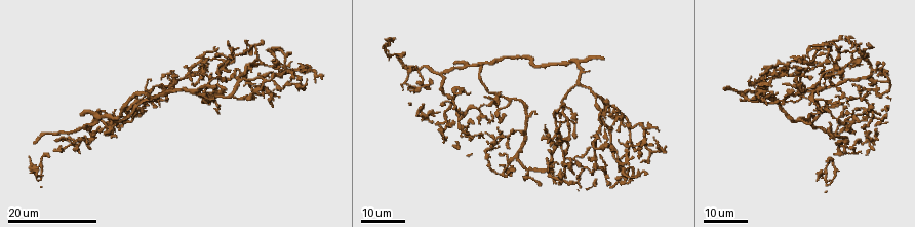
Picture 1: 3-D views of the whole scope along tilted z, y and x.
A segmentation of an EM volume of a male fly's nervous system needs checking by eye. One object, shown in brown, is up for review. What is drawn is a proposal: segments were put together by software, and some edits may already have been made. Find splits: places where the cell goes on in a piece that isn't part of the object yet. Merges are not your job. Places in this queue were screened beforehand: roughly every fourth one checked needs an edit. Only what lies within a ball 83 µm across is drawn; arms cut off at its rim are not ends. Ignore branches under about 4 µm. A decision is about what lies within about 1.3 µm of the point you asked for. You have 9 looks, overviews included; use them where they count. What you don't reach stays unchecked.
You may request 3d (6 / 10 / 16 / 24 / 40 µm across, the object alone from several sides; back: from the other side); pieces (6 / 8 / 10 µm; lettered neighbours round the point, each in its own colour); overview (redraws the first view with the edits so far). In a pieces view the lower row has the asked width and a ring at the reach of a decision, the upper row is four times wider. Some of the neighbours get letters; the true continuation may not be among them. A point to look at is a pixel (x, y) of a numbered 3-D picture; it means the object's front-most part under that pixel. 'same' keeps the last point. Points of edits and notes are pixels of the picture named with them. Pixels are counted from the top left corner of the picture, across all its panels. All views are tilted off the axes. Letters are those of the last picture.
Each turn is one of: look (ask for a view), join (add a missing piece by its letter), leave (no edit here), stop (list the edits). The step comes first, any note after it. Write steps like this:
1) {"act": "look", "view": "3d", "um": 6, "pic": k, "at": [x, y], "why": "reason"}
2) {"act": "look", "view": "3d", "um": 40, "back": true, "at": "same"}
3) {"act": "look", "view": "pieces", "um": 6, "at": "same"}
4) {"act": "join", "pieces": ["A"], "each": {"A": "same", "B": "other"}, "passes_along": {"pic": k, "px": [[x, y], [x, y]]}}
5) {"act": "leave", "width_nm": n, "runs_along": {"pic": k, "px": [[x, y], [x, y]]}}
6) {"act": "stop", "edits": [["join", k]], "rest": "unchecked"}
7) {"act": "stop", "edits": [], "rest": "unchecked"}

{"act": "look", "view": "3d", "um": 24, "pic": 1, "at": [219, 106], "why": "branch stops here"}

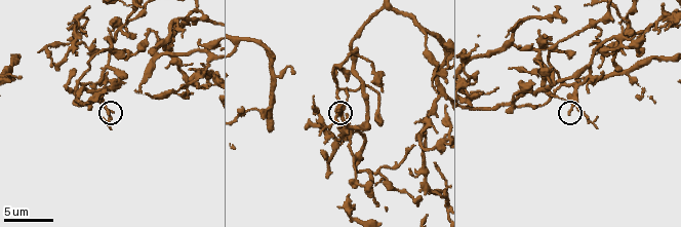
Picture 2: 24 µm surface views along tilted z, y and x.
{"act": "look", "view": "pieces", "um": 8, "pic": 2, "at": [568, 114], "why": "see the neighbours"}

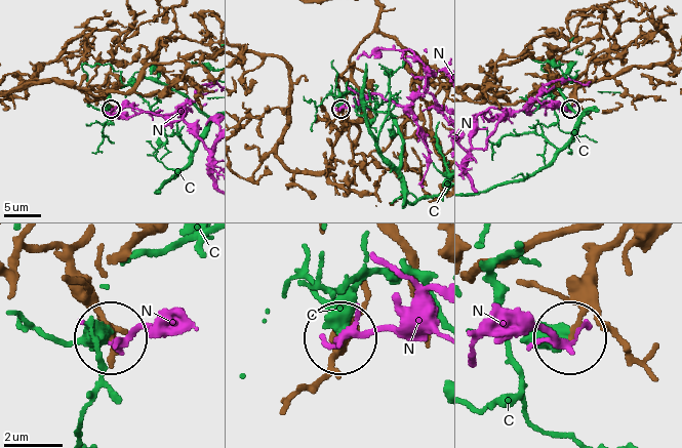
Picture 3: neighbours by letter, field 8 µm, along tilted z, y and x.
{"act": "leave", "each": {"C": "other", "N": "other"}, "runs_along": {"pic": 3, "px": [[587, 267], [582, 324], [572, 335]]}, "found": "none of them fits"}

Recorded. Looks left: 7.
{"act": "look", "view": "3d", "um": 10, "pic": 2, "at": [76, 69], "why": "an open end"}

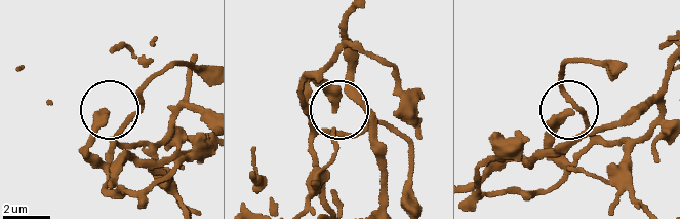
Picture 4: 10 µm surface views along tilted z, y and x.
{"act": "look", "view": "pieces", "um": 8, "pic": 4, "at": [105, 111], "why": "what lies round it"}

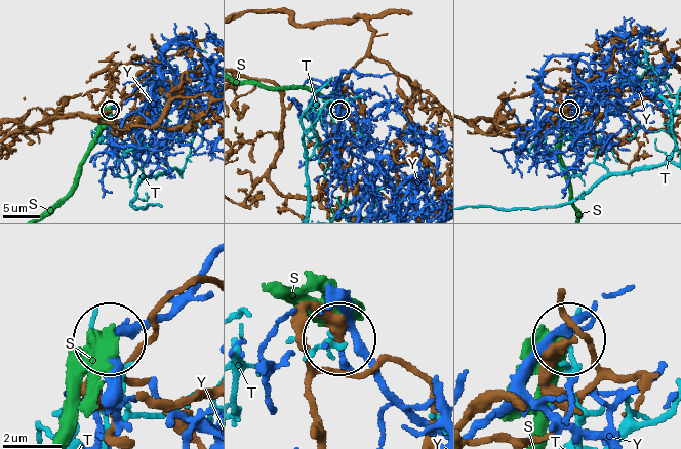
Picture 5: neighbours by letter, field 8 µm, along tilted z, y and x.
{"act": "leave", "width_nm": 340, "each": {"S": "other", "T": "other", "Y": "other"}, "found": "none of them fits"}

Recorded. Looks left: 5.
{"act": "look", "view": "pieces", "um": 6, "pic": 2, "at": [414, 146], "why": "tapers out"}

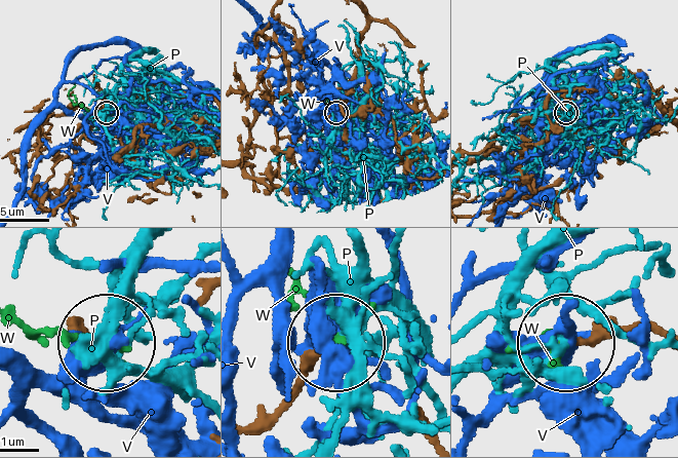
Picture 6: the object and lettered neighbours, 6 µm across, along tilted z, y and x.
{"act": "leave", "each": {"P": "other", "V": "other", "W": "other"}, "found": "none of them fits"}

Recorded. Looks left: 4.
{"act": "look", "view": "3d", "um": 16, "pic": 1, "at": [247, 101], "why": "an open end"}

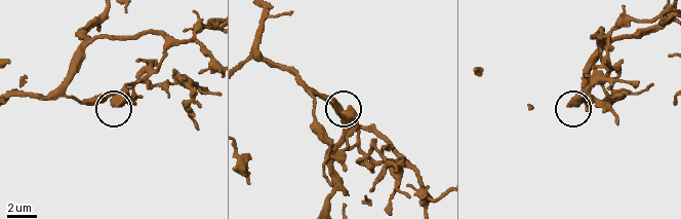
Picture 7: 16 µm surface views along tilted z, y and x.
{"act": "look", "view": "pieces", "um": 6, "pic": 7, "at": [349, 105]}

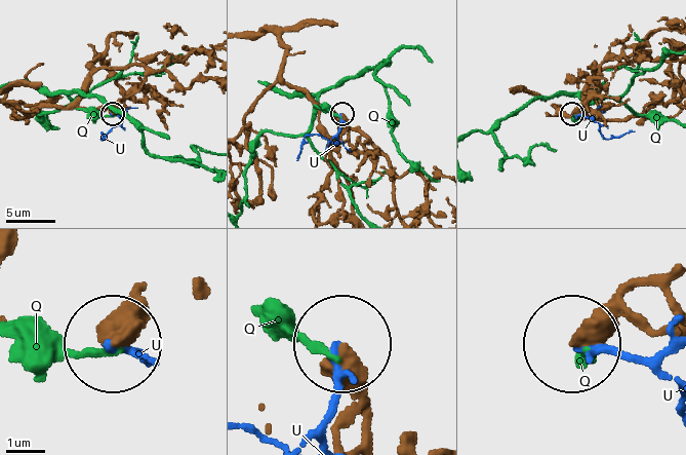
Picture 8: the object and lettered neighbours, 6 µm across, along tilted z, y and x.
{"act": "leave", "each": {"Q": "other", "U": "other"}, "found": "no lettered piece goes on from it"}

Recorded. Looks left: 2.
{"act": "look", "view": "3d", "um": 24, "pic": 1, "at": [605, 58]}

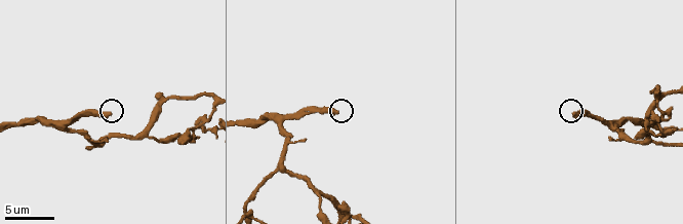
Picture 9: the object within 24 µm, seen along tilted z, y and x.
{"act": "look", "view": "pieces", "um": 10, "pic": 9, "at": [336, 111]}

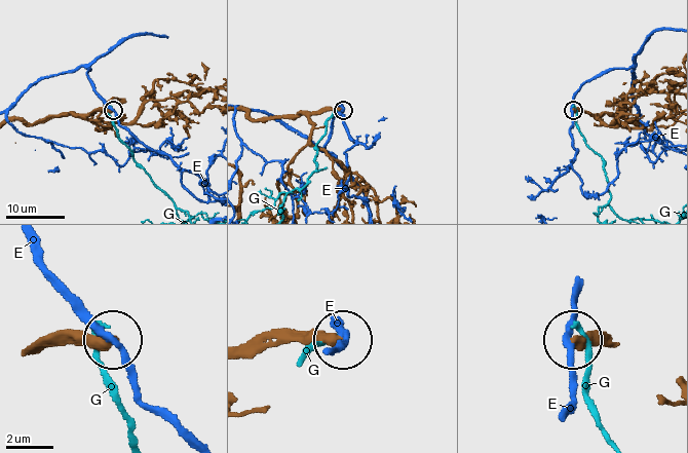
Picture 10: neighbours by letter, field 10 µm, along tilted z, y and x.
{"act": "leave", "each": {"E": "other", "G": "other"}, "runs_along": {"pic": 10, "px": [[45, 120], [112, 110]]}, "found": "no lettered piece goes on from it"}

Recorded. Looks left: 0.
{"act": "stop", "edits": [], "rest": "unchecked"}

